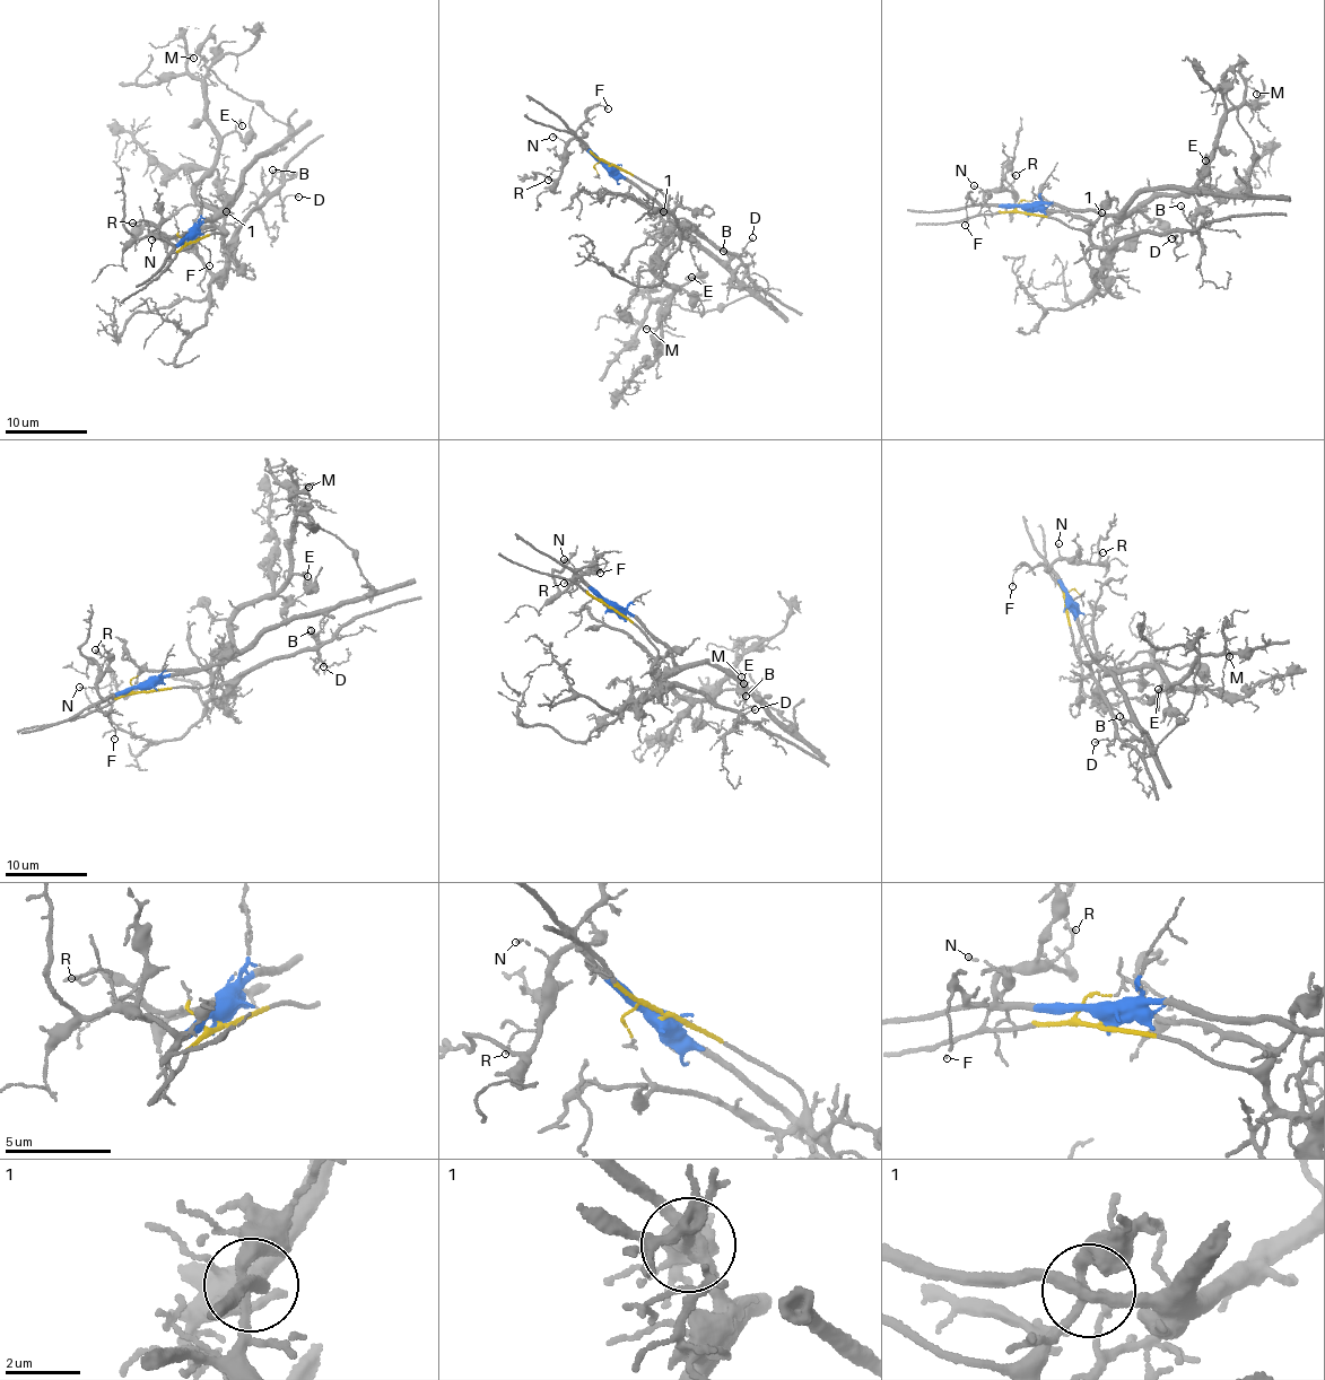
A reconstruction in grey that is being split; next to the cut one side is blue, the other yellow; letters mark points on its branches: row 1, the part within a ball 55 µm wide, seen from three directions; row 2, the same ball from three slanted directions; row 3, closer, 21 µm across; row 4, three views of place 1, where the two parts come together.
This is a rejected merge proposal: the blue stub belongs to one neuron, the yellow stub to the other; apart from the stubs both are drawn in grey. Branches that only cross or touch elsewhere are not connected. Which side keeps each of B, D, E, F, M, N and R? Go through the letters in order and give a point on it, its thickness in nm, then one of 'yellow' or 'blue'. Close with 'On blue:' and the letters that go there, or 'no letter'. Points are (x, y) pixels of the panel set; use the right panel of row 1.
B: place (1180, 206); calibre 90 nm; yellow
D: place (1171, 238); calibre 100 nm; yellow
E: place (1205, 160); calibre 130 nm; blue
F: place (965, 225); calibre 60 nm; blue
M: place (1256, 94); calibre 120 nm; blue
N: place (974, 185); calibre 100 nm; blue
R: place (1016, 175); calibre 100 nm; blue
On blue: E, F, M, N, R

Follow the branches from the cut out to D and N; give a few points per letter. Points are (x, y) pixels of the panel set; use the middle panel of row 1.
D: (609, 165), (617, 165), (652, 185), (669, 211), (723, 249), (744, 254), (742, 251), (752, 237)
N: (609, 167), (580, 140), (551, 136)

